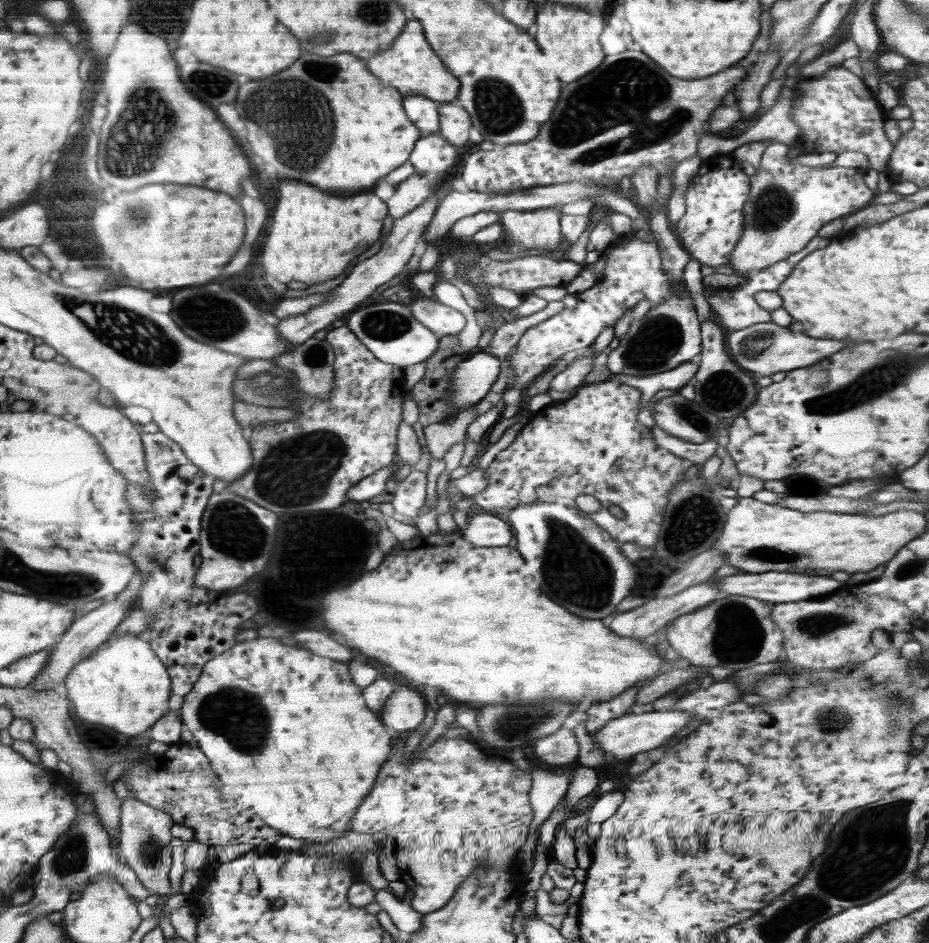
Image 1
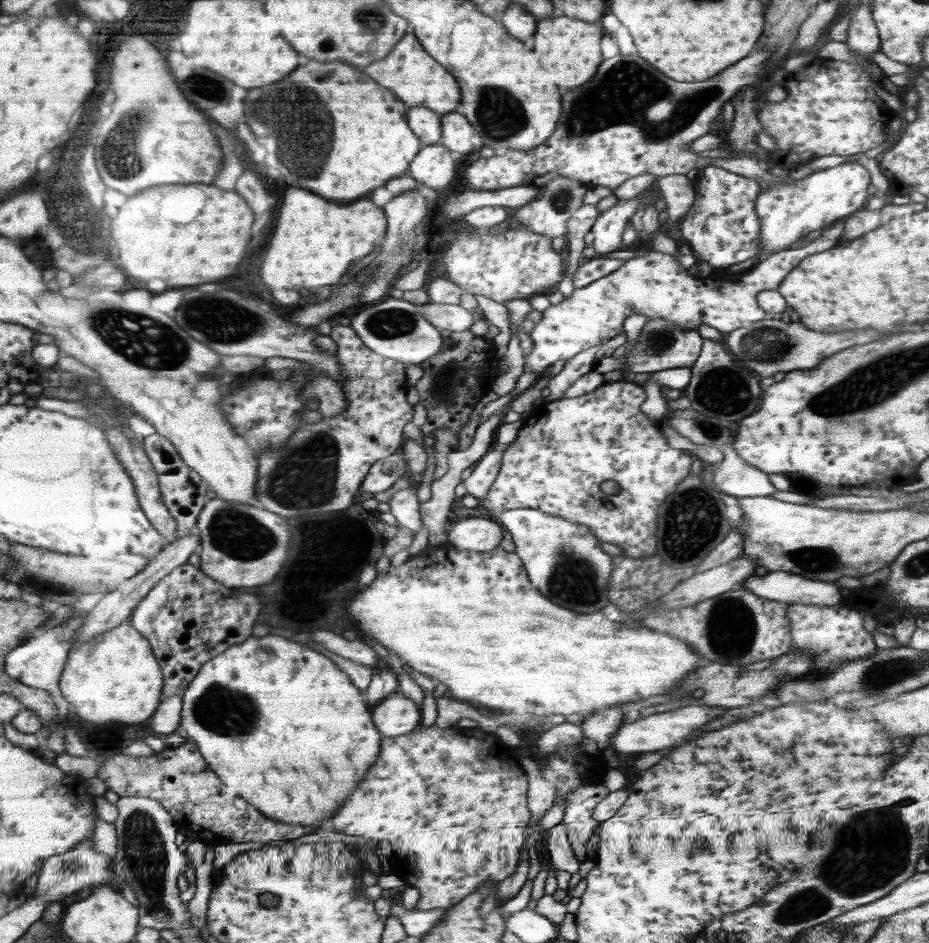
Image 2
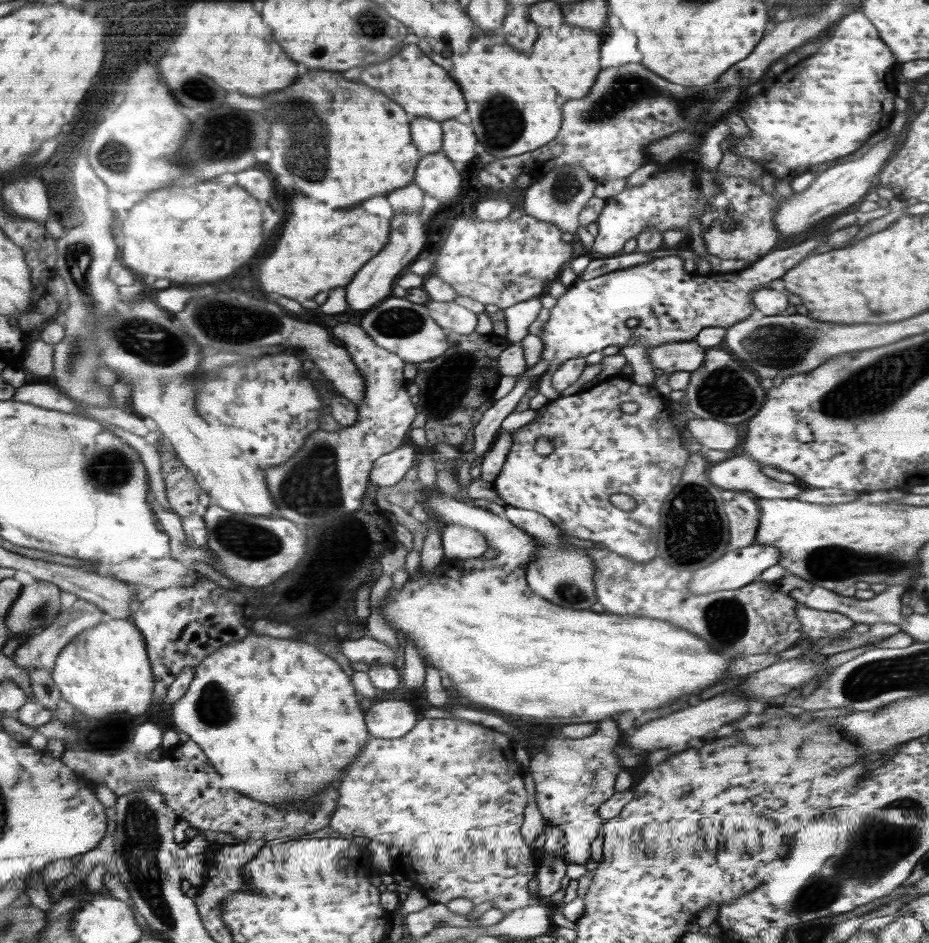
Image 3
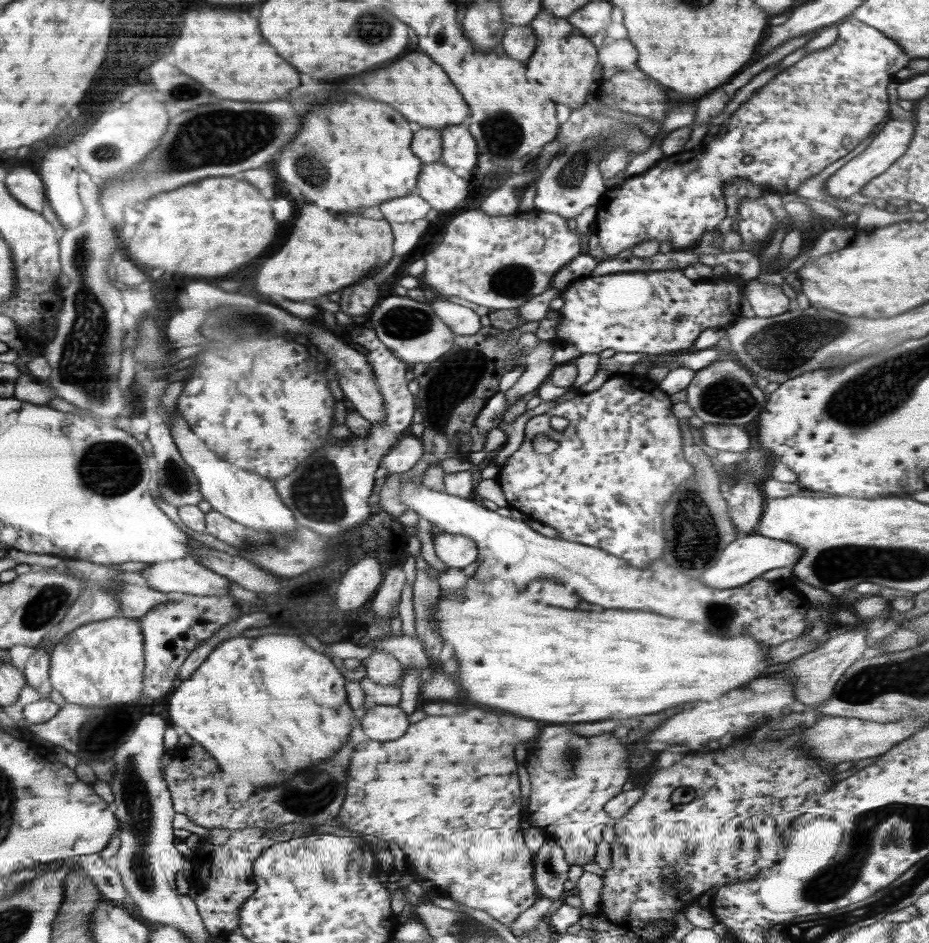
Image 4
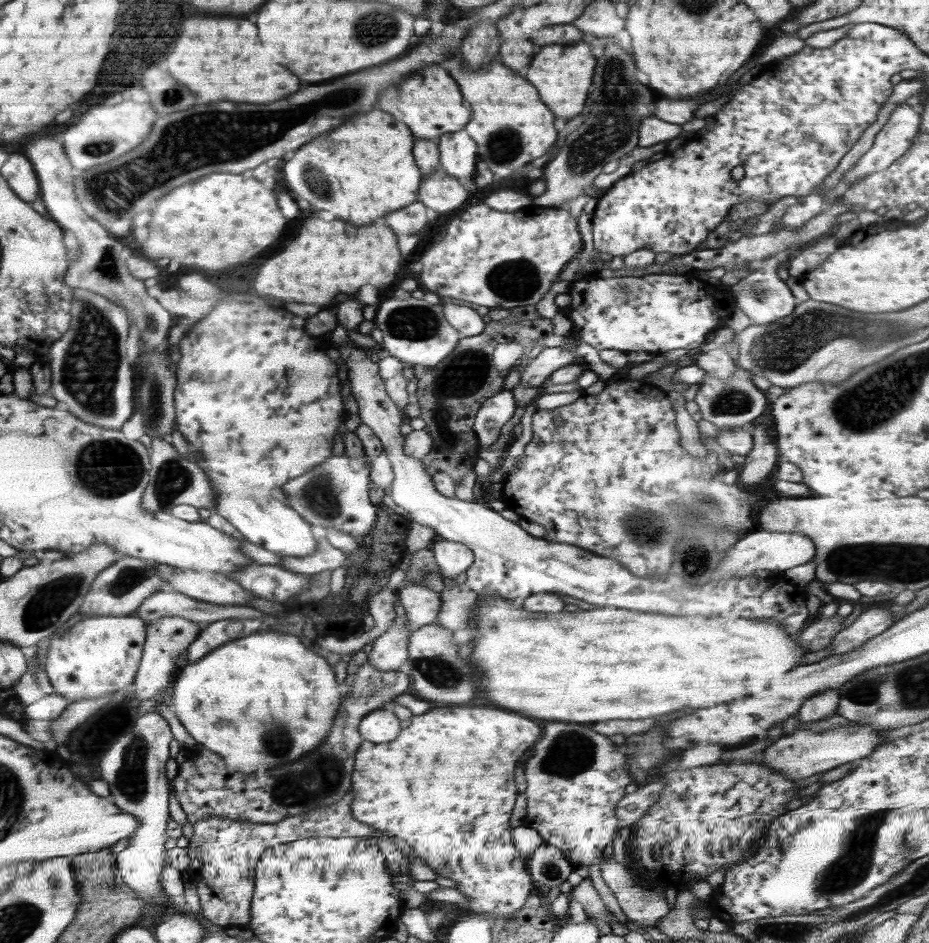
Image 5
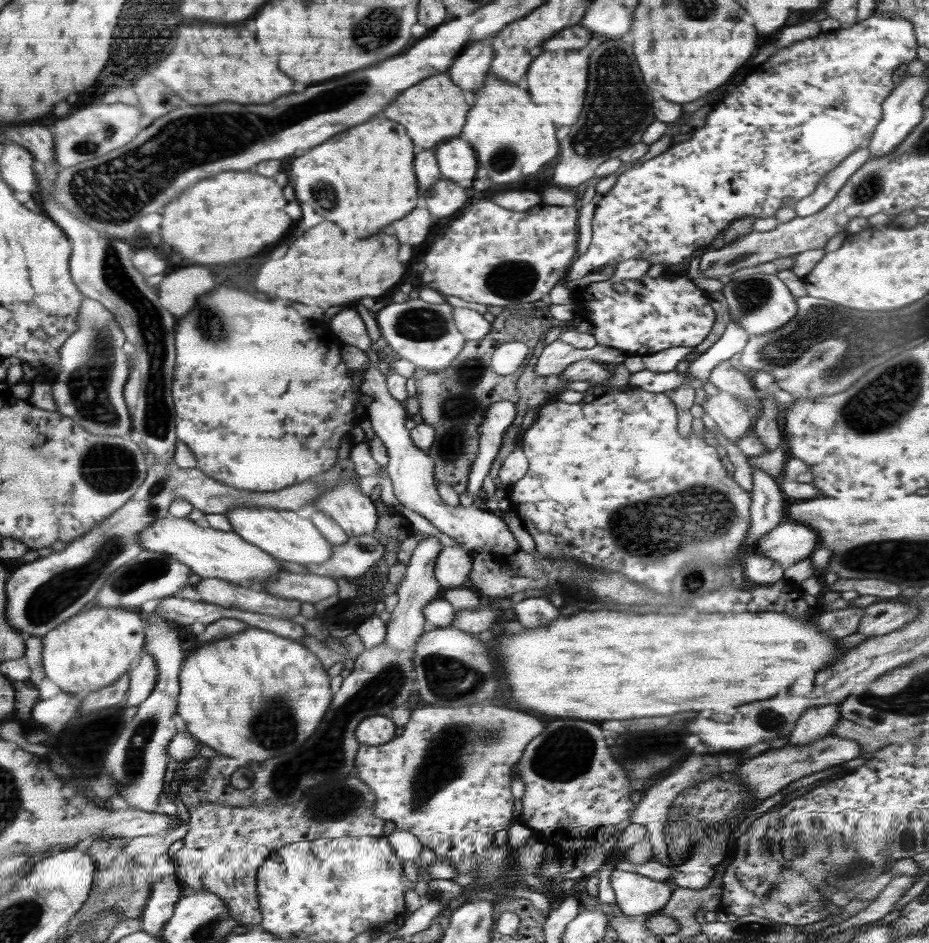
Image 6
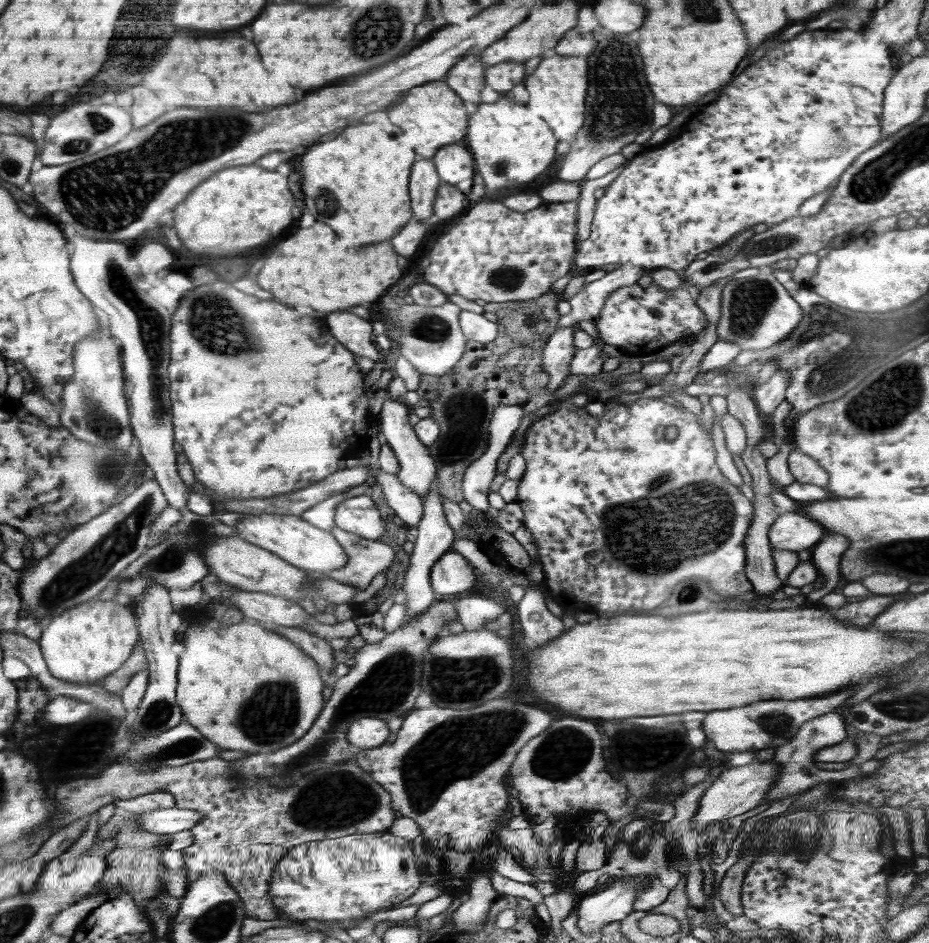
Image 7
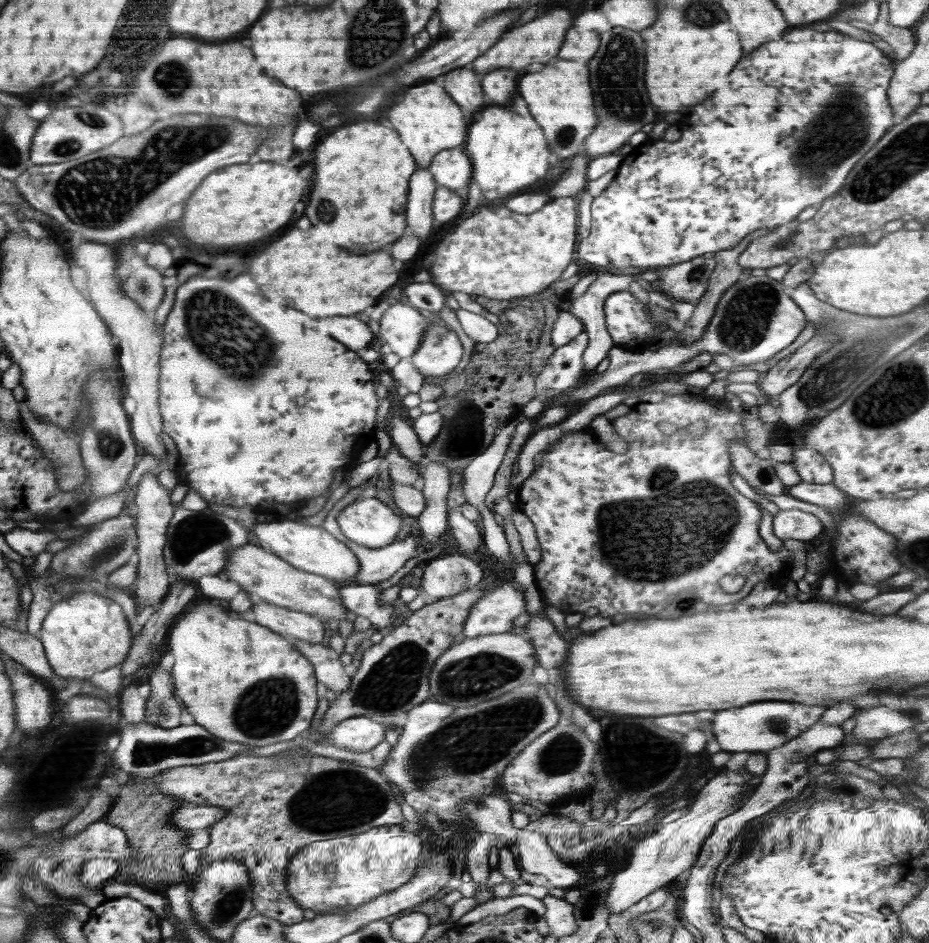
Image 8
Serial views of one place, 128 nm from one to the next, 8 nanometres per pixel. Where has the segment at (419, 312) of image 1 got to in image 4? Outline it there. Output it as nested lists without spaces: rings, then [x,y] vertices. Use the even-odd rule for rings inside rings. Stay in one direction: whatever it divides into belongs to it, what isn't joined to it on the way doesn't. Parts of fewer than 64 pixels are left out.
[[[447,297],[436,299],[432,305],[436,316],[456,335],[473,335],[482,328],[479,314],[466,306],[448,301]]]

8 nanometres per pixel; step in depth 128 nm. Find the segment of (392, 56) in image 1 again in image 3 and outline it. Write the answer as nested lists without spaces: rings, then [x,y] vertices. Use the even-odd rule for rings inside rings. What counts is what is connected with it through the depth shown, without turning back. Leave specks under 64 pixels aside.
[[[414,43],[402,44],[400,52],[392,60],[366,68],[360,80],[370,88],[376,88],[382,94],[390,96],[414,117],[431,118],[440,123],[443,120],[455,119],[467,110],[466,100],[462,97],[458,84],[450,78],[445,69],[430,62]]]

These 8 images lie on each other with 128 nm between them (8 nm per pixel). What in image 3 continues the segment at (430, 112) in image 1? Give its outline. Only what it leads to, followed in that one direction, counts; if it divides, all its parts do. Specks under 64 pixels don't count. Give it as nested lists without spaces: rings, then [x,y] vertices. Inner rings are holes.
[[[414,117],[410,121],[411,138],[421,156],[441,151],[443,131],[441,123],[426,117]]]

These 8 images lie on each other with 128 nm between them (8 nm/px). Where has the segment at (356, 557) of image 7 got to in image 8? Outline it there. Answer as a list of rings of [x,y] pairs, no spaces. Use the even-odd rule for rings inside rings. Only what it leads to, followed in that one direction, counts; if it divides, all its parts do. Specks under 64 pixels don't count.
[[[380,471],[376,472],[376,474],[374,474],[365,484],[363,483],[362,485],[351,487],[350,490],[343,496],[343,498],[334,504],[333,508],[328,512],[325,521],[321,524],[321,527],[326,530],[326,532],[329,532],[338,540],[341,540],[342,543],[346,544],[346,547],[352,550],[352,553],[354,553],[354,555],[356,555],[358,558],[358,561],[360,562],[360,570],[358,570],[358,574],[352,578],[352,582],[356,583],[357,585],[374,585],[382,581],[386,581],[390,579],[396,572],[398,572],[408,560],[419,556],[421,551],[422,553],[428,551],[428,548],[422,548],[419,542],[415,542],[414,544],[414,538],[410,538],[409,534],[408,538],[405,538],[405,535],[403,535],[402,540],[394,540],[392,544],[388,544],[388,546],[380,548],[366,548],[366,546],[362,547],[360,544],[352,542],[352,540],[347,539],[343,535],[343,532],[340,530],[340,527],[337,523],[337,515],[342,509],[353,503],[363,493],[366,493],[367,491],[372,493],[374,489],[373,483],[379,474]]]

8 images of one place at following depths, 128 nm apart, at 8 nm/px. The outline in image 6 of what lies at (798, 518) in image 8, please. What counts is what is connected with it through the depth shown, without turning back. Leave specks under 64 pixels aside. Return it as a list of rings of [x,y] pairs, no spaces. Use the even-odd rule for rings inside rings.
[[[785,519],[756,541],[754,553],[786,569],[808,559],[819,545],[819,536],[813,528]]]

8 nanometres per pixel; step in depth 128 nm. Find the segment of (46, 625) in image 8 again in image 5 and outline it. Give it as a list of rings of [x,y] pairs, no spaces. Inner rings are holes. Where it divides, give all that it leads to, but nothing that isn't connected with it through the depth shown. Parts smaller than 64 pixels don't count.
[[[137,615],[123,616],[94,616],[82,619],[62,633],[54,633],[49,644],[49,651],[45,660],[45,671],[55,693],[72,701],[81,699],[102,699],[112,693],[122,691],[122,688],[135,682],[140,658],[143,658],[142,644],[147,635],[146,624]]]

